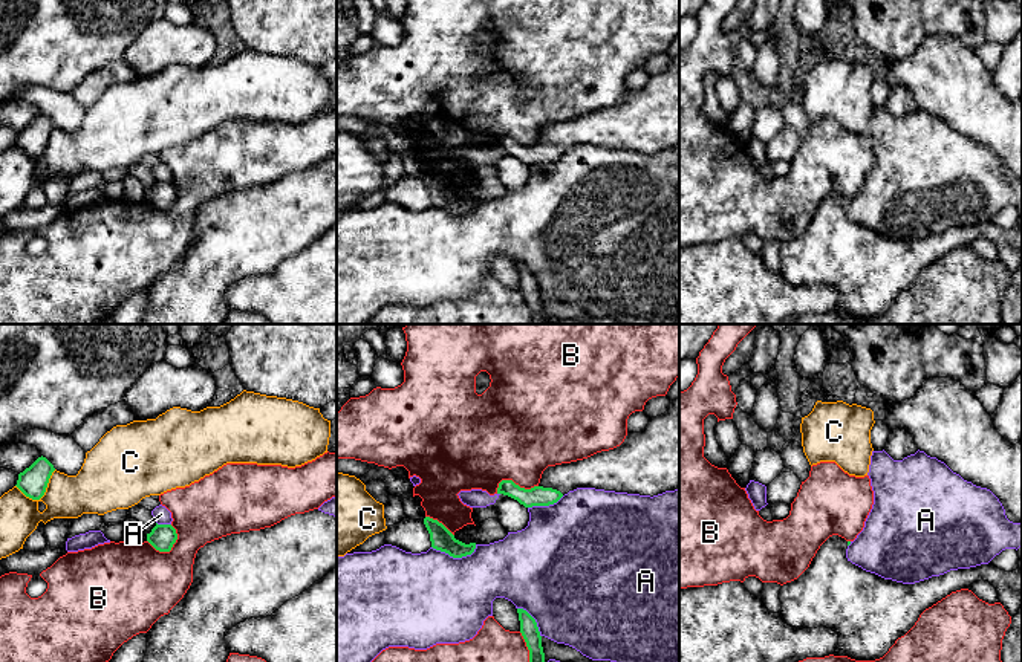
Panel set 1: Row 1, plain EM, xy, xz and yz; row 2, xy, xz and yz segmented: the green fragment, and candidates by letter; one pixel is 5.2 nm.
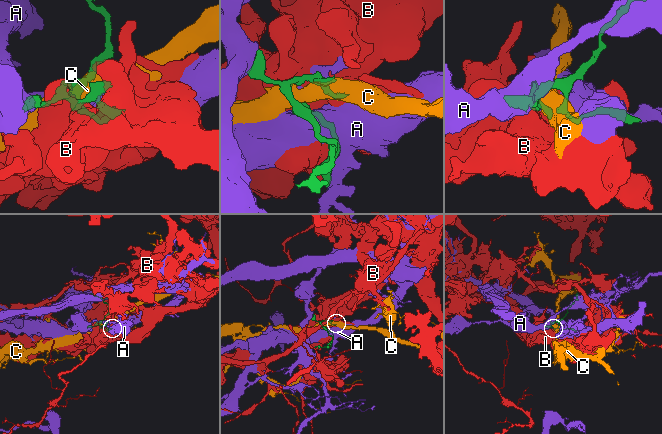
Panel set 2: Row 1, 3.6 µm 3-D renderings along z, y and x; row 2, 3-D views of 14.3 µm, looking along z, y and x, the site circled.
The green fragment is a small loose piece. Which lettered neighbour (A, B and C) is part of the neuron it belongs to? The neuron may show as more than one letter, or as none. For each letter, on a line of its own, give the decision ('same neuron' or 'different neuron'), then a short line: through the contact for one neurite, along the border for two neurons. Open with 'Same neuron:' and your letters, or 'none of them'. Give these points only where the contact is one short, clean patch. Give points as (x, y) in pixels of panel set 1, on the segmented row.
Same neuron: none of them
A: different neuron
B: different neuron
C: different neuron

